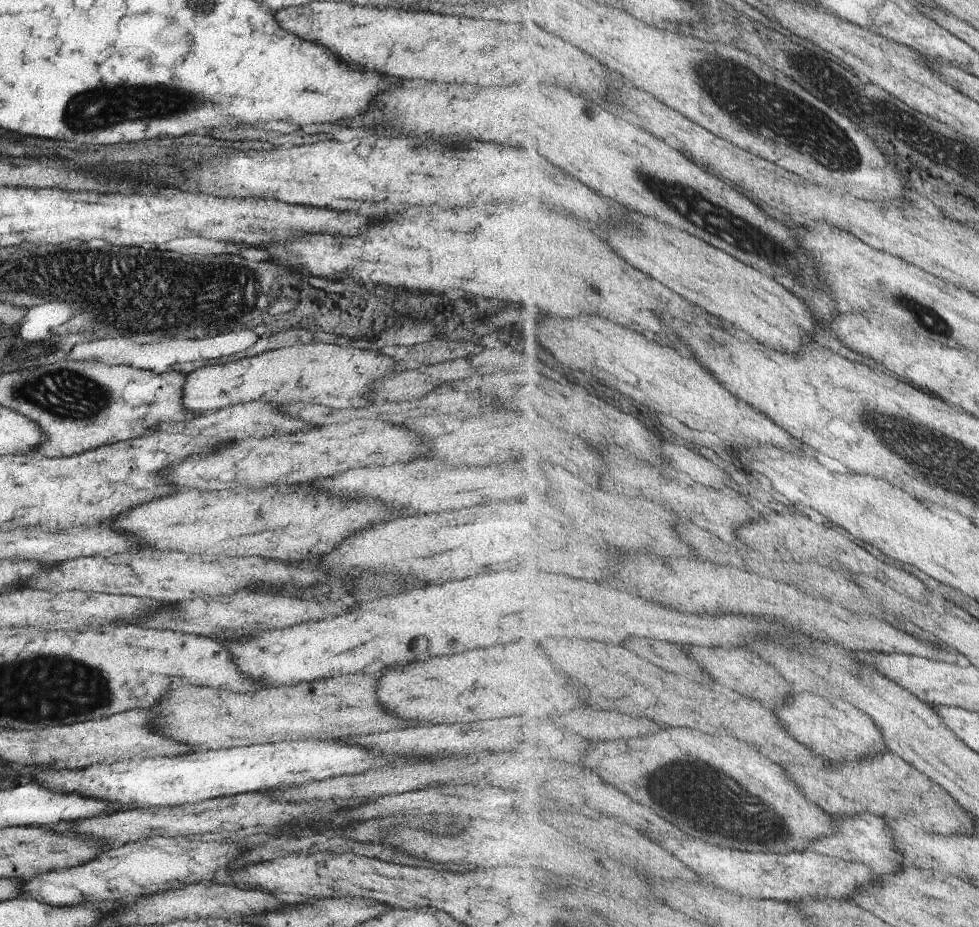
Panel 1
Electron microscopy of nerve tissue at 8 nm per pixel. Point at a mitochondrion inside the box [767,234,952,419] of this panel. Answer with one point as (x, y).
(900, 301)

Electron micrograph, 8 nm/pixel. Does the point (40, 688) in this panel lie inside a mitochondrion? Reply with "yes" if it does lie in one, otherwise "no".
yes

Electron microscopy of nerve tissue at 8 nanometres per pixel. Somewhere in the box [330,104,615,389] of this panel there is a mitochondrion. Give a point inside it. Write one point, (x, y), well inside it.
(443, 146)

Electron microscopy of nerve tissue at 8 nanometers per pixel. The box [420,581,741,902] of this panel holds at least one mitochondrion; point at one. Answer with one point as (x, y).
(672, 786)

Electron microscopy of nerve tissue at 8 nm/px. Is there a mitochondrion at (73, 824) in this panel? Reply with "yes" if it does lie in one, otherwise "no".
no

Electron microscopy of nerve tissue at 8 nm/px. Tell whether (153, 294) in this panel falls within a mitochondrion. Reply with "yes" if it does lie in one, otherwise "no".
yes

